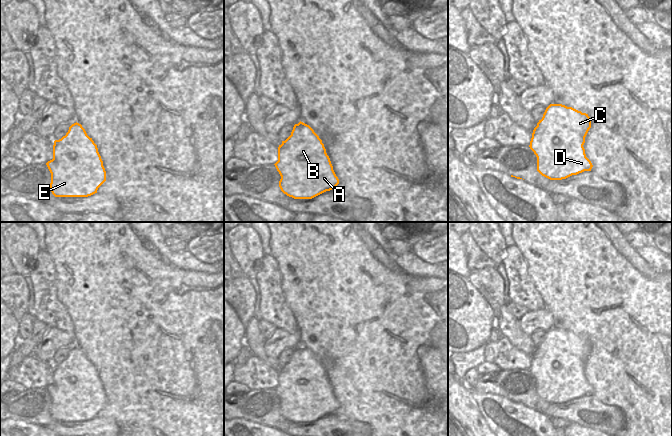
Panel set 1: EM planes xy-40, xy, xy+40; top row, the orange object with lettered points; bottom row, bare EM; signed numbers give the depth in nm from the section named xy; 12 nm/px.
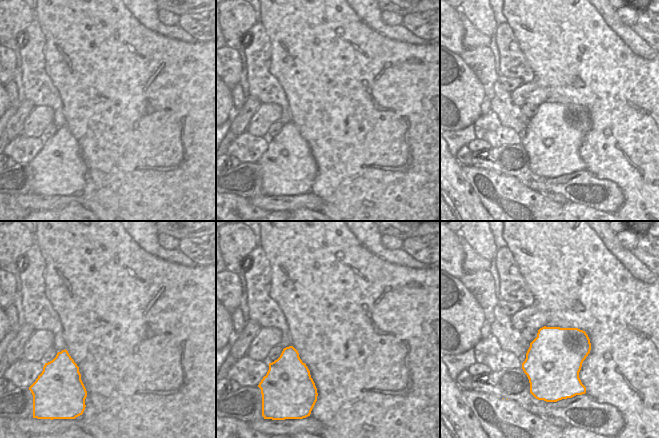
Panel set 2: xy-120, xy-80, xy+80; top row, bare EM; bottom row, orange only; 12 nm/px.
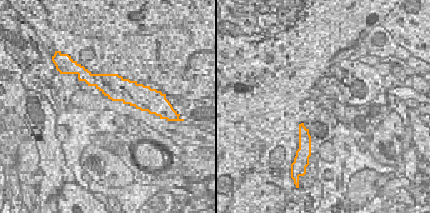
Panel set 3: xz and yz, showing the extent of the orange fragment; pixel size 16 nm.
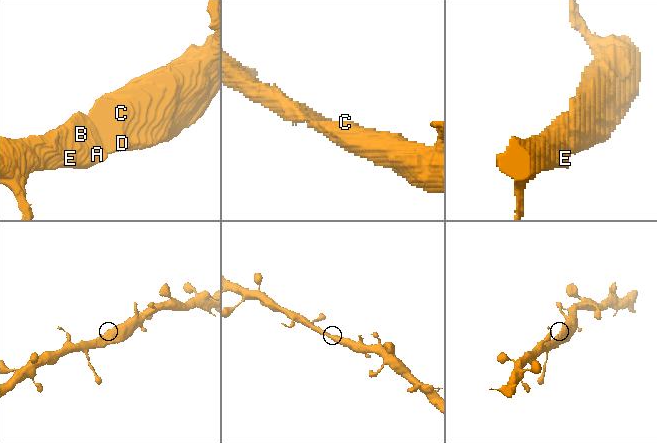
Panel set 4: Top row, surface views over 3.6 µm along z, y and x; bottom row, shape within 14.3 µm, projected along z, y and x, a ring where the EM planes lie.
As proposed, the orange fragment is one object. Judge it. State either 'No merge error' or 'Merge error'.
No merge error.

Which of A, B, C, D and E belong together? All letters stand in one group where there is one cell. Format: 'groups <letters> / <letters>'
groups A B C D E

